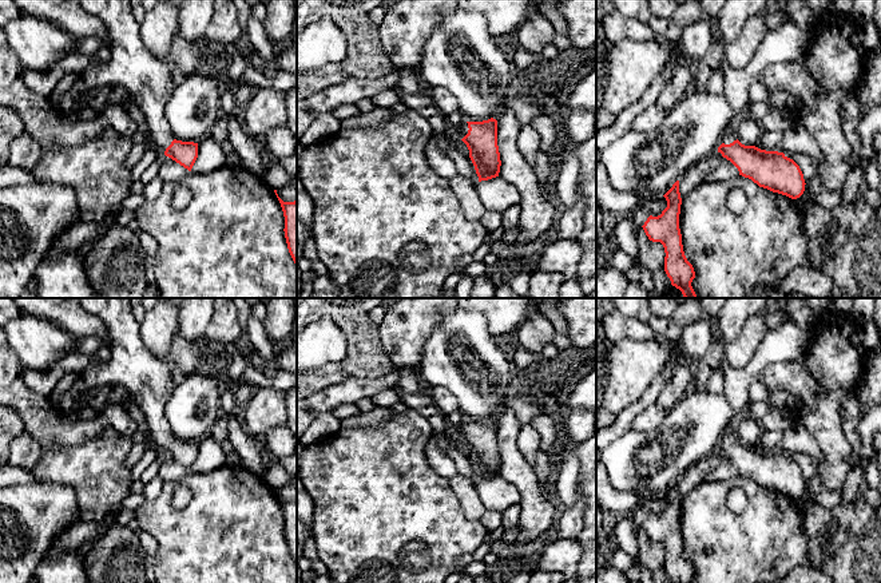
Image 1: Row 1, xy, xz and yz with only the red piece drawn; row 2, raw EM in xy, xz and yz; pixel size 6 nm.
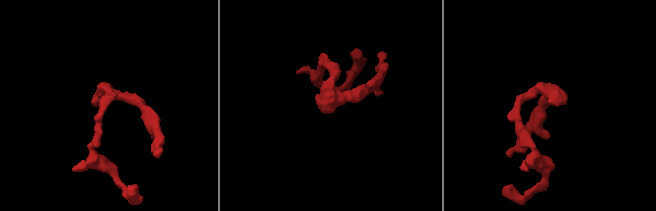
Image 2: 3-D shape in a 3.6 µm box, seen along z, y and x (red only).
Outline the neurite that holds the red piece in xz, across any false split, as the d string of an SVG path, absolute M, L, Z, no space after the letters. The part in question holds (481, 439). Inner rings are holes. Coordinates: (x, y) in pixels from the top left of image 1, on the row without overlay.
M497 420L464 421L456 427L460 439L469 449L479 481L499 476L500 452L497 445Z

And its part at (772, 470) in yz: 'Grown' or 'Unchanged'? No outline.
Grown

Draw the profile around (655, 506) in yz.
M664 496L642 497L642 499L639 499L638 505L646 505L650 511L650 515L658 516L667 507L667 500Z

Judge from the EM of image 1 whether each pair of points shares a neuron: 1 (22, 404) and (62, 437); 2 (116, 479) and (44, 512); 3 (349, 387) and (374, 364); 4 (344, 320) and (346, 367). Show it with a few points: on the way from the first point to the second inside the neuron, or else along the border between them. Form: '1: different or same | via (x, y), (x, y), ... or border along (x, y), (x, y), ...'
1: same | via (31, 409), (52, 431)
2: different | border along (48, 482), (67, 484), (74, 491), (80, 520)
3: different | border along (391, 372), (372, 379), (345, 379), (329, 385)
4: same | via (354, 332), (354, 355)

